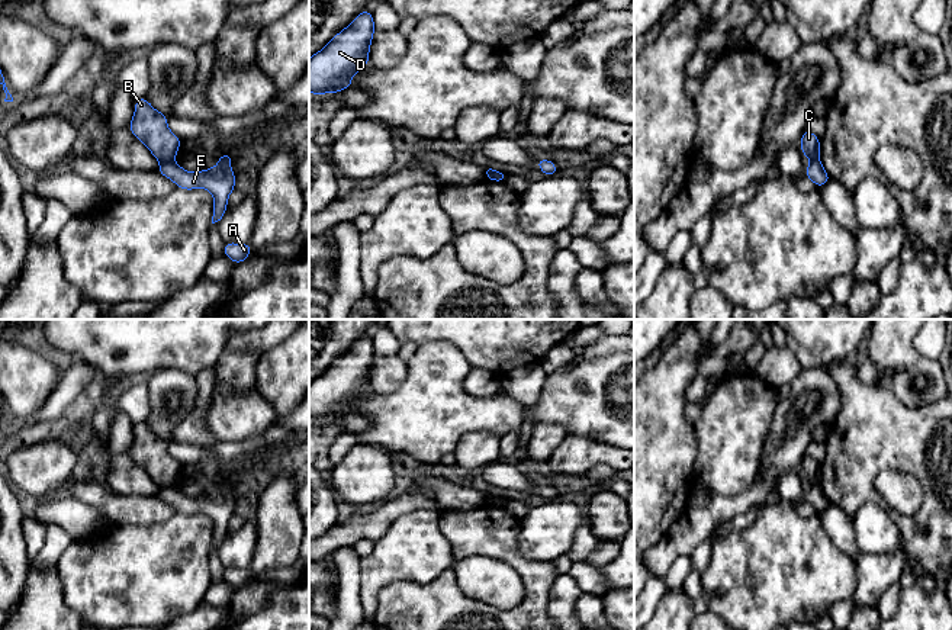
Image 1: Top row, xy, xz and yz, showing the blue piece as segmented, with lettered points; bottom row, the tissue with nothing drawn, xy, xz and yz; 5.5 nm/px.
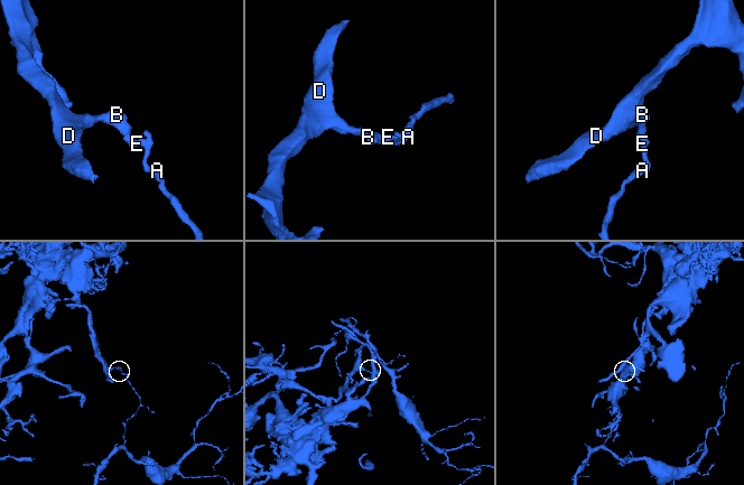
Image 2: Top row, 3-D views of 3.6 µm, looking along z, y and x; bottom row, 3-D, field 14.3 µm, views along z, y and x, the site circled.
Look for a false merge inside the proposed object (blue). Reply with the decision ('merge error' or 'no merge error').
merge error

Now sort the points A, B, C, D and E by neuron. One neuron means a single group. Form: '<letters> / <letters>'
A E / B C D

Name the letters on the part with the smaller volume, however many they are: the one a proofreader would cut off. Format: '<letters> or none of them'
A, E

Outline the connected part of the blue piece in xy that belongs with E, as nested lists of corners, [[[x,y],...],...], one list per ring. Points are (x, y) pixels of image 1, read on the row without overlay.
[[[222,479],[218,483],[215,494],[209,492],[205,496],[189,498],[181,494],[174,485],[161,488],[158,498],[170,504],[178,514],[208,514],[215,524],[212,549],[222,544],[226,537],[228,523],[235,514],[235,501],[231,494],[231,479]]]

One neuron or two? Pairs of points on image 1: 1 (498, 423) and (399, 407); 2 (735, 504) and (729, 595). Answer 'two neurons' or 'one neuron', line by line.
1: one neuron
2: two neurons

